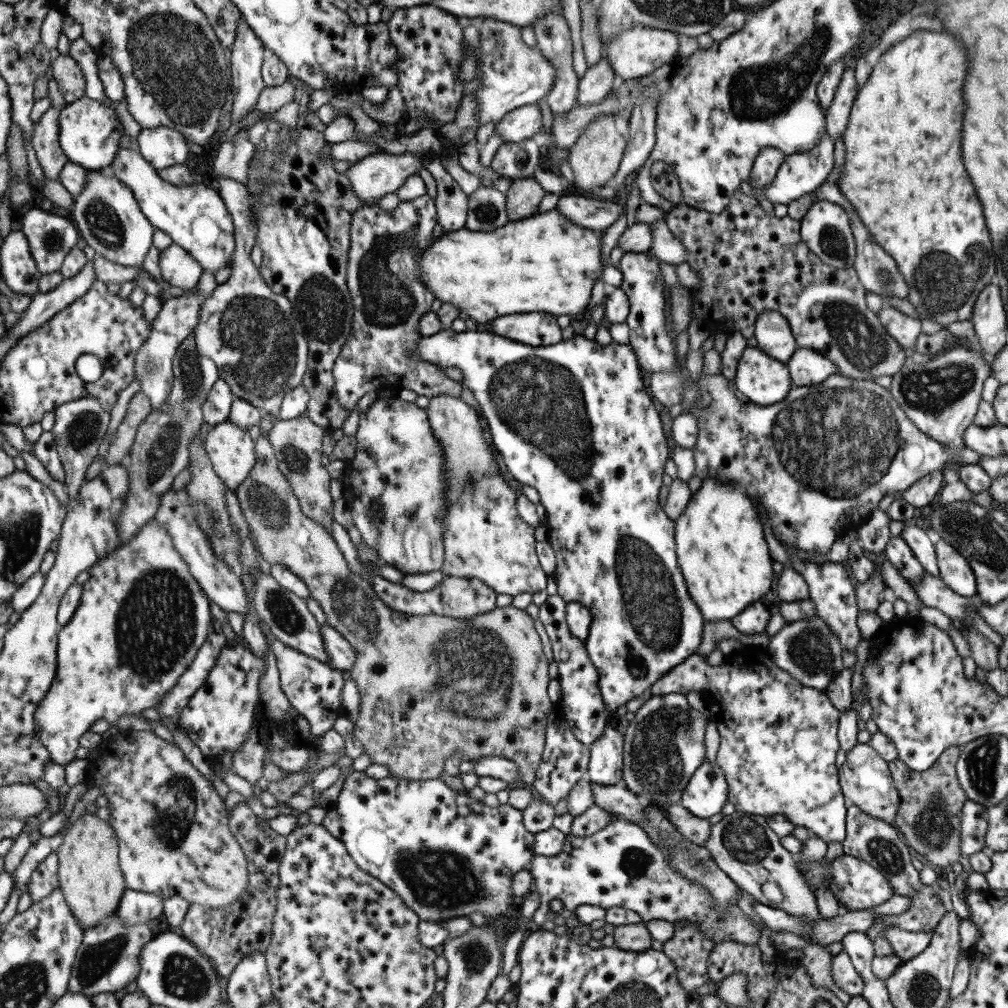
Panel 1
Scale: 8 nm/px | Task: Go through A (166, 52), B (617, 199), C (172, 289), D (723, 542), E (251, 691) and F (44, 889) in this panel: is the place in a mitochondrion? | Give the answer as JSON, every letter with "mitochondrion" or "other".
{"A":"mitochondrion","B":"other","C":"other","D":"other","E":"other","F":"other"}

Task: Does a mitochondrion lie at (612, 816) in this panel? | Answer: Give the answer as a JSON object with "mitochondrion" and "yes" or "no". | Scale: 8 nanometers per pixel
{"mitochondrion":"no"}

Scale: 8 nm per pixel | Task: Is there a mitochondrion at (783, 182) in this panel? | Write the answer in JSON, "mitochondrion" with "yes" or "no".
{"mitochondrion":"no"}

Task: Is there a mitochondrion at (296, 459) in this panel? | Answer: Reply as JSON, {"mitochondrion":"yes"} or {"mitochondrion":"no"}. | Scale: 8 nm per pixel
{"mitochondrion":"yes"}

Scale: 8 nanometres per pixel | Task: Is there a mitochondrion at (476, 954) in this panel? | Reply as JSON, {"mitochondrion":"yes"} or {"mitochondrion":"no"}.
{"mitochondrion":"yes"}

